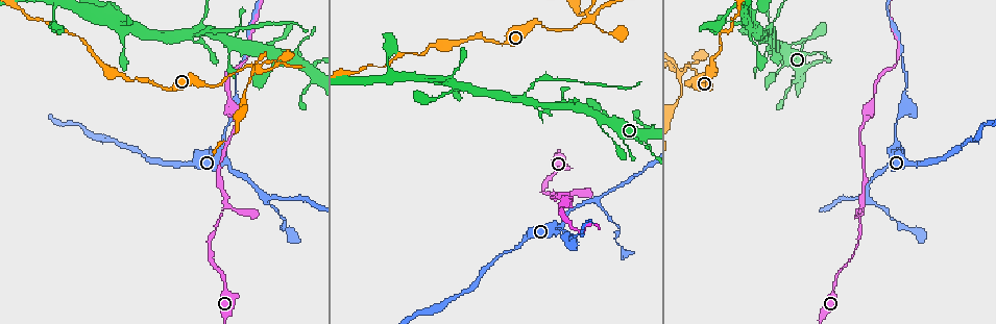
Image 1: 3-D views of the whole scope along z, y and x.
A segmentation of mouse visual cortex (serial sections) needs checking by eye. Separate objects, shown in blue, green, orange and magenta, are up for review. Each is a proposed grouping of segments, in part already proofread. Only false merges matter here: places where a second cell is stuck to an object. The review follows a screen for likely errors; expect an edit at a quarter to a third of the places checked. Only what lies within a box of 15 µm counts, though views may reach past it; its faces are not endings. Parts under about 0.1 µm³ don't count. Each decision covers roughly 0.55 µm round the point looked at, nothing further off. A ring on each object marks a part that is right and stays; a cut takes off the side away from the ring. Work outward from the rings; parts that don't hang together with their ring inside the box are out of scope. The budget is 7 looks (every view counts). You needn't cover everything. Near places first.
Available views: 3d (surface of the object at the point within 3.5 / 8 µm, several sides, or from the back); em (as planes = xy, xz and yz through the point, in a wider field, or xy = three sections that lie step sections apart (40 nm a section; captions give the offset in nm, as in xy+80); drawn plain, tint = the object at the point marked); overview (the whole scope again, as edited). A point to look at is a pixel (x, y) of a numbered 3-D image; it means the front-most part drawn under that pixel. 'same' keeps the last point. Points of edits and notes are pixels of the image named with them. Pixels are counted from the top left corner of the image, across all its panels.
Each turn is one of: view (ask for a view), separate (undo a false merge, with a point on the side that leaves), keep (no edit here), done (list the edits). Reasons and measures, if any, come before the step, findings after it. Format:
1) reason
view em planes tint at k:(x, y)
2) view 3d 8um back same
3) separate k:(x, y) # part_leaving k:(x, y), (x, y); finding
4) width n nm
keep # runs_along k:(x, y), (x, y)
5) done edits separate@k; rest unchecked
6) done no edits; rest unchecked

abrupt turn
view 3d 3.5um at 1:(224, 207)

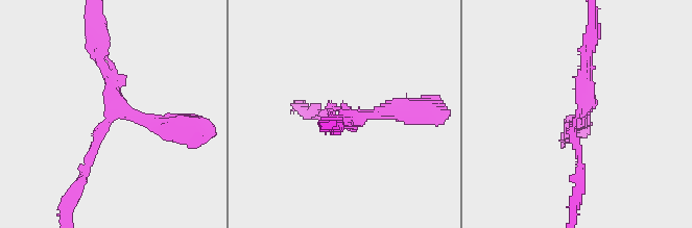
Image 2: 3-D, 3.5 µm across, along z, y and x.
now the EM
view em xy step 3 tint at 2:(579, 116)

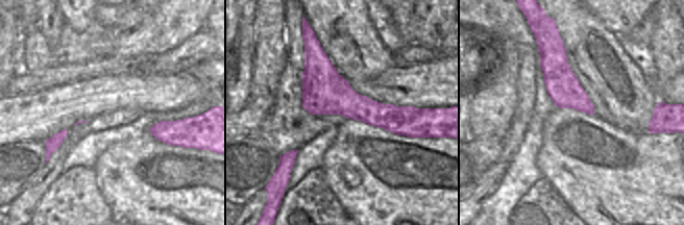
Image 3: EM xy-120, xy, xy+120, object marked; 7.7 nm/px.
another direction
view em planes tint same

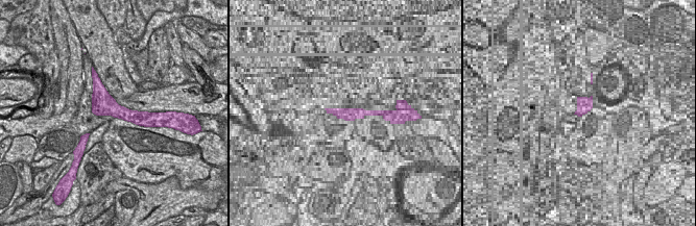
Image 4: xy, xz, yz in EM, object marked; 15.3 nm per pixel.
keep # runs_along 4:(95, 84), (116, 110), (145, 116); all the same cell

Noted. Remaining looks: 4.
view 3d 8um at 1:(226, 163)

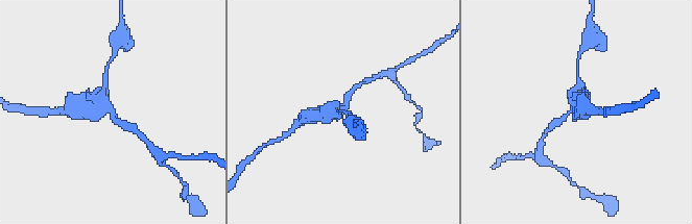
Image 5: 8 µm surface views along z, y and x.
view 3d 3.5um at 5:(111, 110)

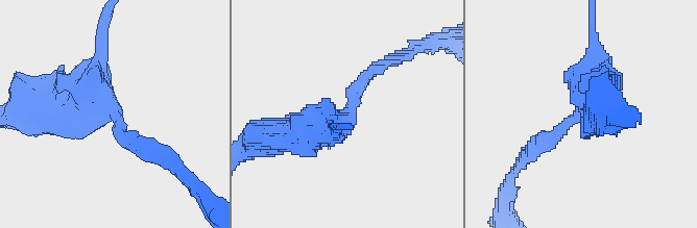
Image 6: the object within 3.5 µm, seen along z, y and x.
now the EM
view em planes tint at 6:(348, 113)

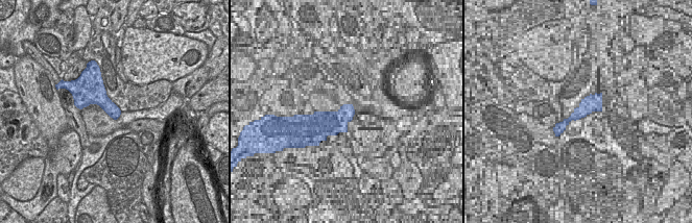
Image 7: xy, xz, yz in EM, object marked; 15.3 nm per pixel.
keep # all the same cell

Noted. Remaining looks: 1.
done no edits; rest unchecked

